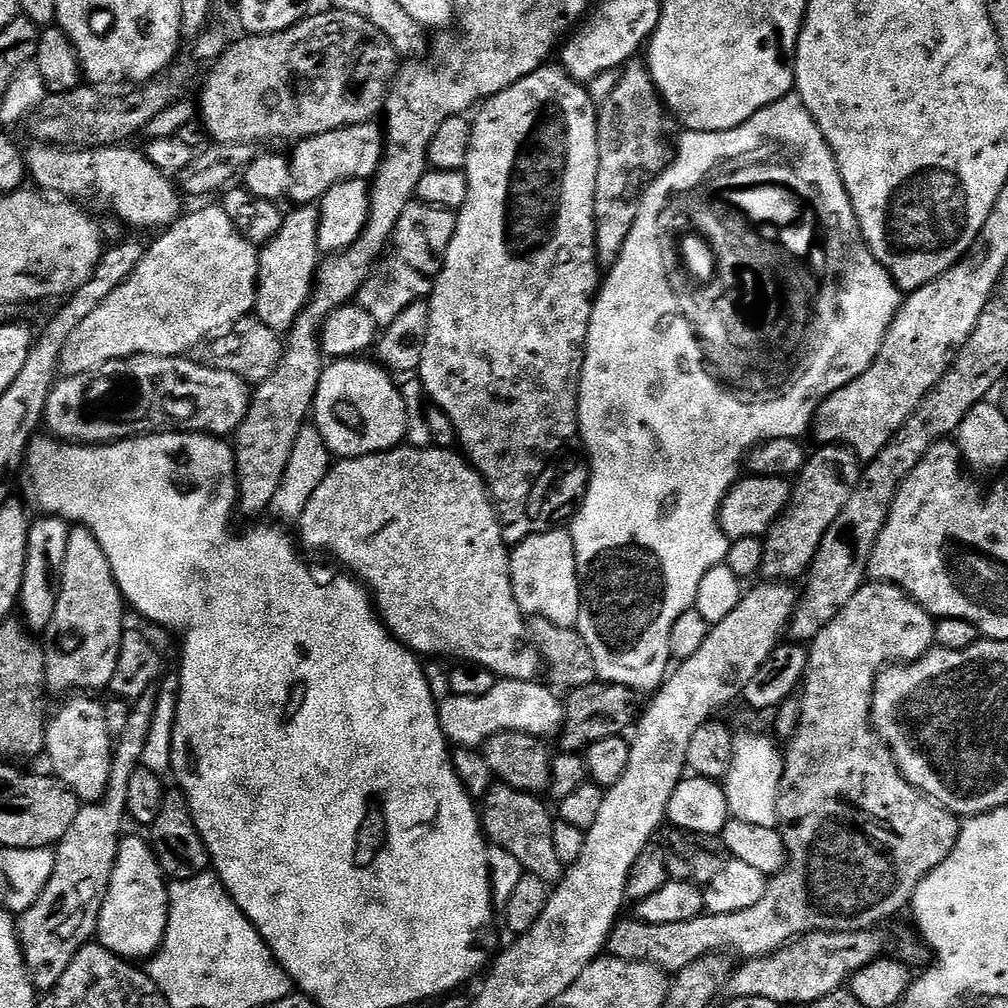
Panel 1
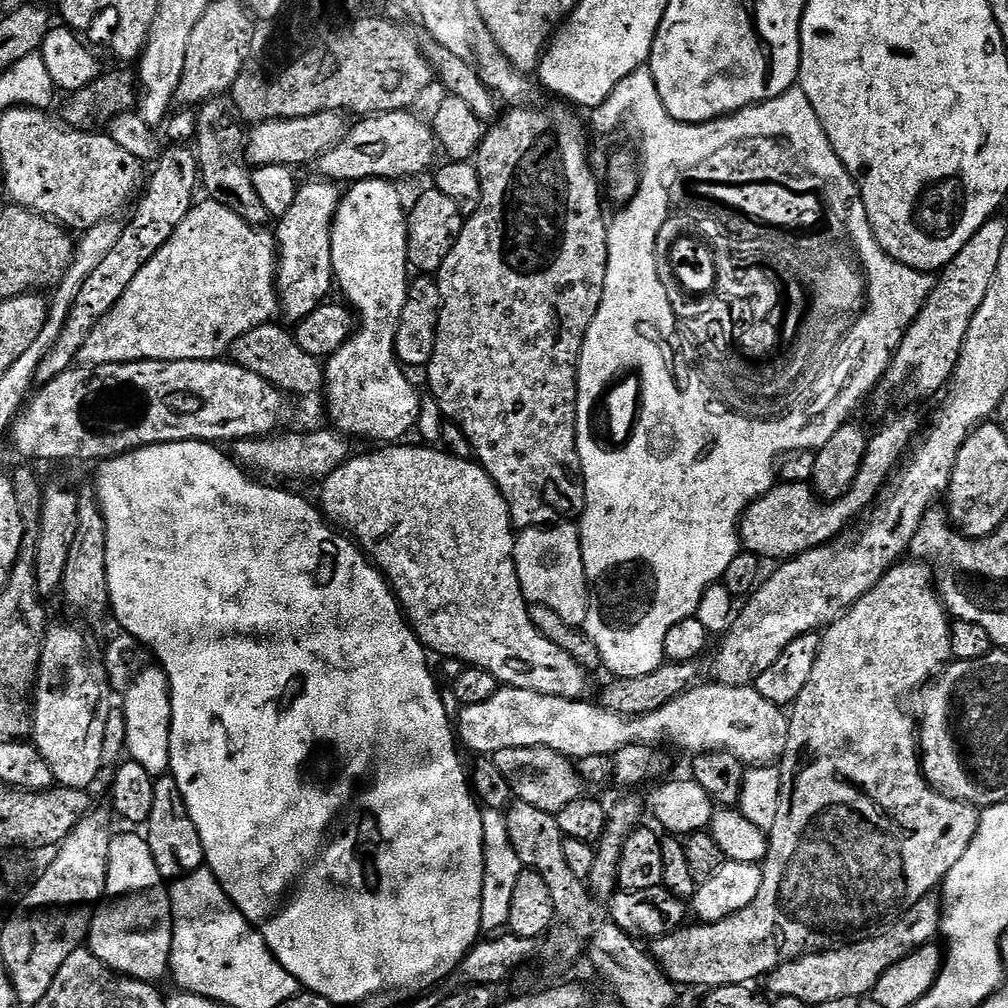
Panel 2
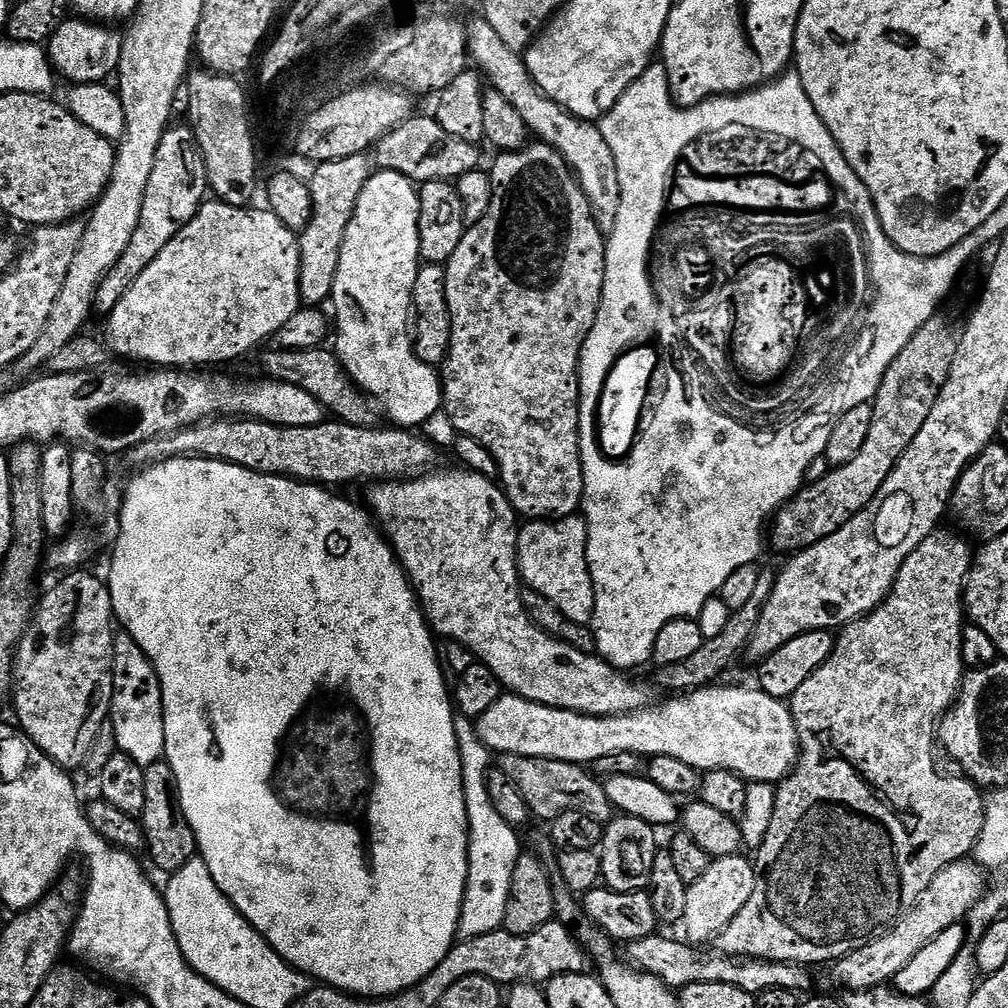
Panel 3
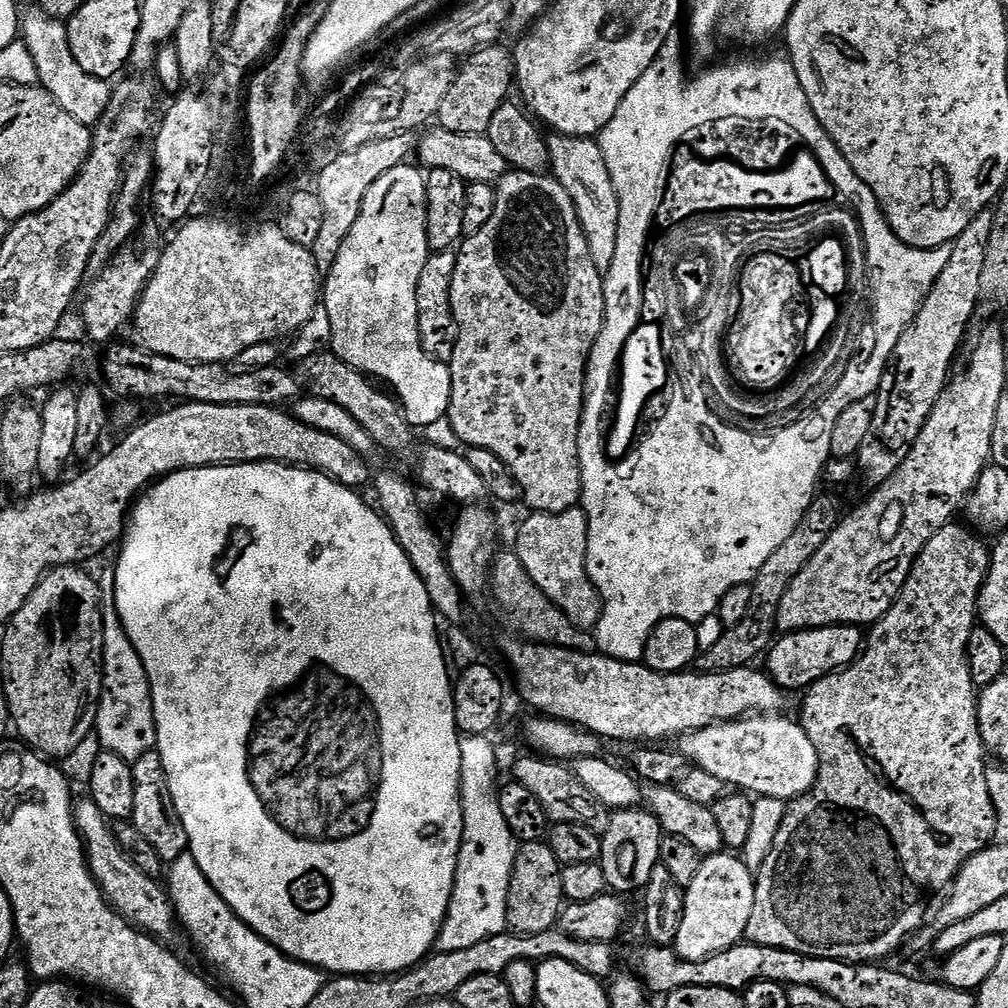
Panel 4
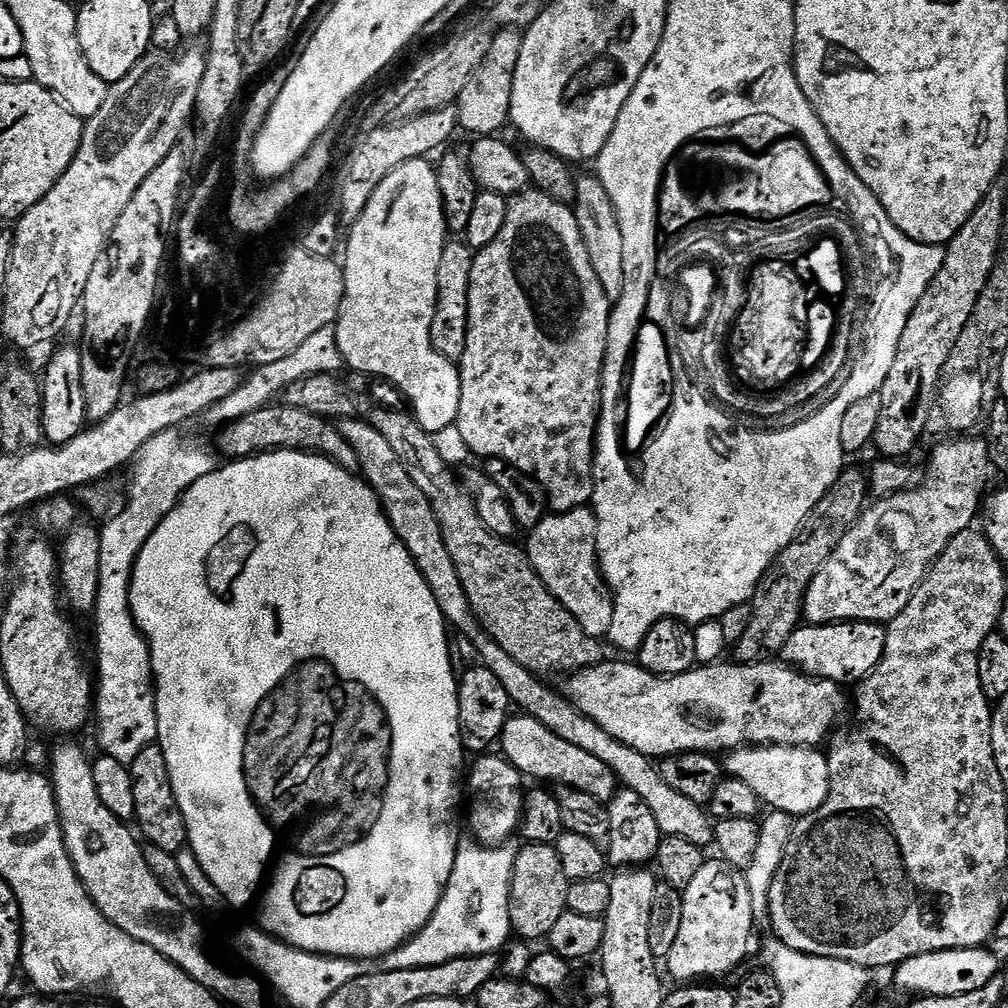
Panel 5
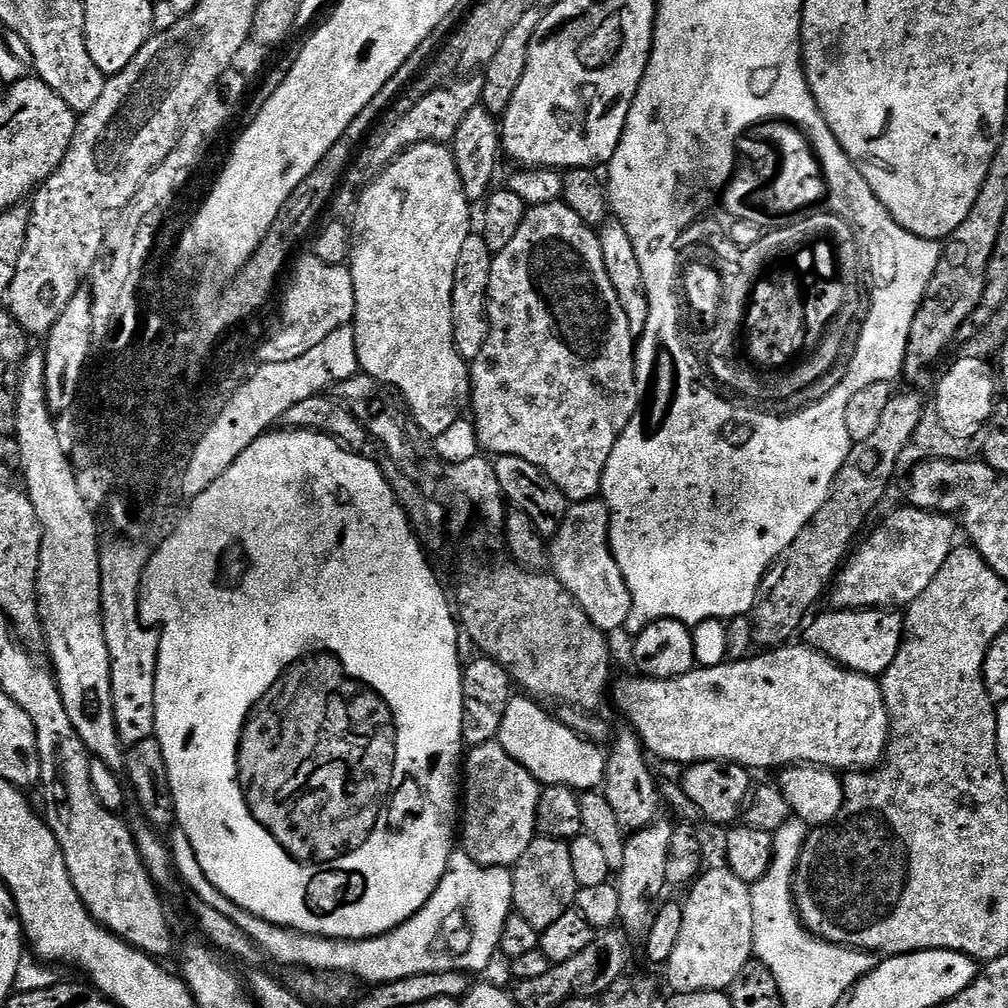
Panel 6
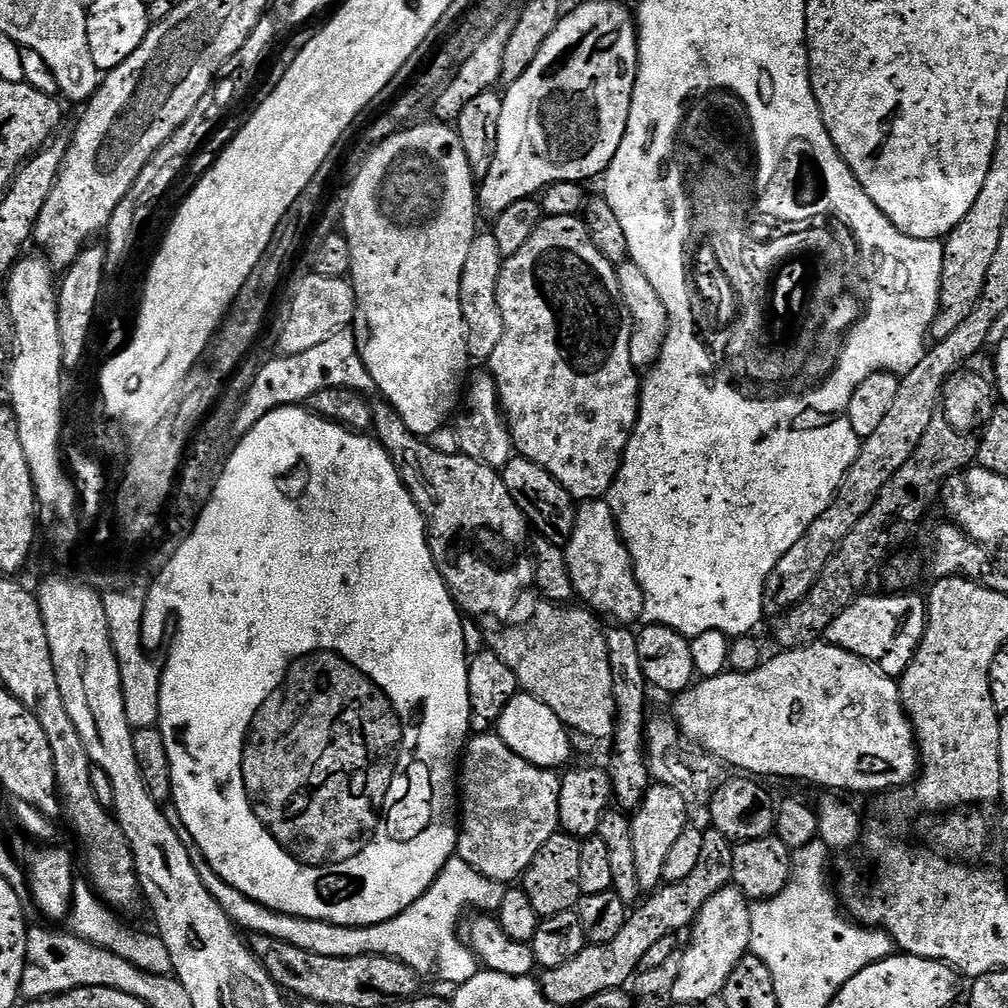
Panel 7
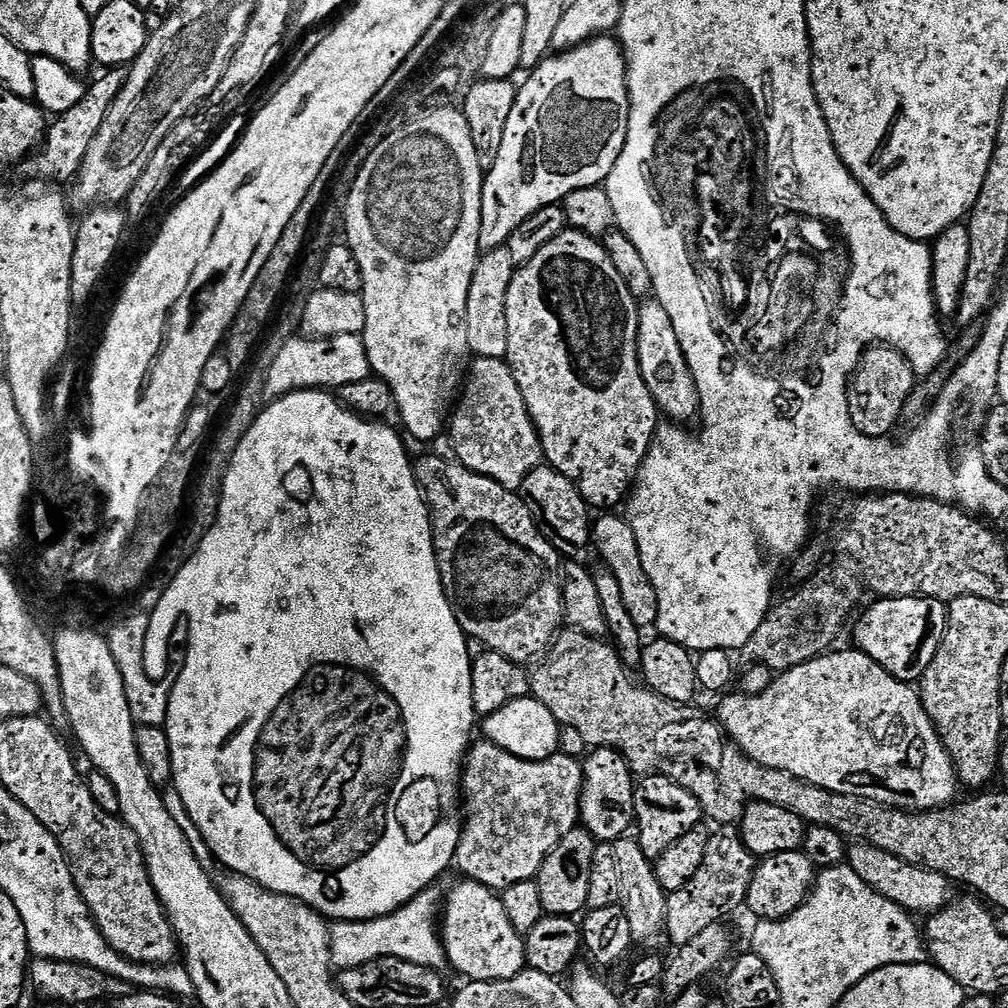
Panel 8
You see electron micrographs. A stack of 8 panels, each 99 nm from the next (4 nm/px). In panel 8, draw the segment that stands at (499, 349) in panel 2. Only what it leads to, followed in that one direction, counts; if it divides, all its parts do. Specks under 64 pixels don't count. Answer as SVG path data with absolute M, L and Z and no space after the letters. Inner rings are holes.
M565 230L558 233L553 240L546 242L546 246L542 246L538 250L538 254L534 254L534 258L530 258L530 262L519 265L514 274L514 278L510 282L508 287L508 293L506 294L506 330L508 331L508 355L506 357L510 370L514 374L514 378L518 382L518 390L522 390L522 398L526 402L526 410L530 414L530 418L534 422L534 426L538 430L540 435L540 441L542 442L542 450L544 451L544 460L547 467L558 470L566 478L570 478L570 482L574 482L574 486L582 494L582 498L587 502L589 509L596 510L596 508L604 508L600 510L616 510L616 508L625 503L626 497L629 495L630 489L633 487L636 479L637 472L640 471L642 462L646 458L646 454L650 450L652 445L652 439L656 437L656 430L662 420L662 413L657 408L654 398L650 394L650 390L646 390L646 382L642 382L642 370L638 366L638 314L640 313L640 304L638 298L634 294L630 294L630 290L626 286L626 282L622 282L621 276L618 275L618 270L614 270L614 262L610 262L608 252L604 249L603 243L599 239L587 236L584 232L577 232L575 230Z

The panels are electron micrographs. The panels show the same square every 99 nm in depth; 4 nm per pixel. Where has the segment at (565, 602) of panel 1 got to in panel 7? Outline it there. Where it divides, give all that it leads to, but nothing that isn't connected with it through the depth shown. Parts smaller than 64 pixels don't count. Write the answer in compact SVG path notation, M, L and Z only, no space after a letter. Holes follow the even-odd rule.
M607 499L589 500L581 503L576 509L576 521L574 522L574 534L570 538L567 548L564 549L564 561L570 574L572 591L577 597L581 596L583 603L597 617L609 616L611 623L616 626L632 626L635 620L639 621L644 615L644 595L640 584L636 580L636 571L632 565L632 559L625 546L620 531L616 525L614 514L610 510Z

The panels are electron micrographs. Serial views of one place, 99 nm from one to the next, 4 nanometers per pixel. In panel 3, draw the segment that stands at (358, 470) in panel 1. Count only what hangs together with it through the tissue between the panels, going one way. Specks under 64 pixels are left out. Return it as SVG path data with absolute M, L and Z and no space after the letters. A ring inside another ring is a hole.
M432 470L427 474L421 474L402 480L385 480L371 485L368 492L368 504L371 515L382 525L382 531L392 546L396 559L404 567L404 573L408 575L408 581L420 601L420 607L424 610L424 619L428 621L429 628L437 637L445 641L460 643L462 647L468 649L479 663L484 664L500 680L501 685L511 695L521 696L530 702L538 702L542 706L551 708L561 708L571 712L581 712L587 716L625 716L631 712L641 712L642 709L649 707L653 703L652 696L648 693L648 688L644 684L635 684L631 680L631 675L617 670L613 664L608 663L603 656L591 652L583 652L566 642L557 640L549 632L544 632L528 616L528 610L524 606L522 595L522 581L520 579L520 568L516 565L516 537L518 535L518 517L516 511L512 508L507 494L503 487L493 477L483 476L477 472L459 470L460 472L440 472L441 470Z

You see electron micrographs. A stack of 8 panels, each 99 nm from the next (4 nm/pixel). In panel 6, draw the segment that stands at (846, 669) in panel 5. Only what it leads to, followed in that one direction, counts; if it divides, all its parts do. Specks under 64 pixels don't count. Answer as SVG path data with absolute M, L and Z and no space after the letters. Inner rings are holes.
M879 608L827 611L803 629L803 643L850 672L873 678L883 676L884 671L894 662L904 640L904 616L896 610Z

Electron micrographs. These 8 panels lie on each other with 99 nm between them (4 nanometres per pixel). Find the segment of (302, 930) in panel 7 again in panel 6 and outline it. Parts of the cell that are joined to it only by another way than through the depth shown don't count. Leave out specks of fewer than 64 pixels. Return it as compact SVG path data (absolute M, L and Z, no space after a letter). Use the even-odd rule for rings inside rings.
M179 830L171 833L170 851L175 871L192 887L191 891L202 902L222 910L260 947L269 961L277 960L280 966L309 968L311 972L343 973L357 981L366 980L370 986L389 984L402 978L414 978L418 974L442 974L443 972L484 972L500 952L500 939L508 916L513 914L512 873L506 868L487 868L463 850L453 851L446 874L438 882L436 893L410 919L399 924L383 936L371 936L365 940L335 940L325 936L311 936L266 922L245 908L238 907L226 894L219 892L198 866L198 854L190 846L190 838Z

